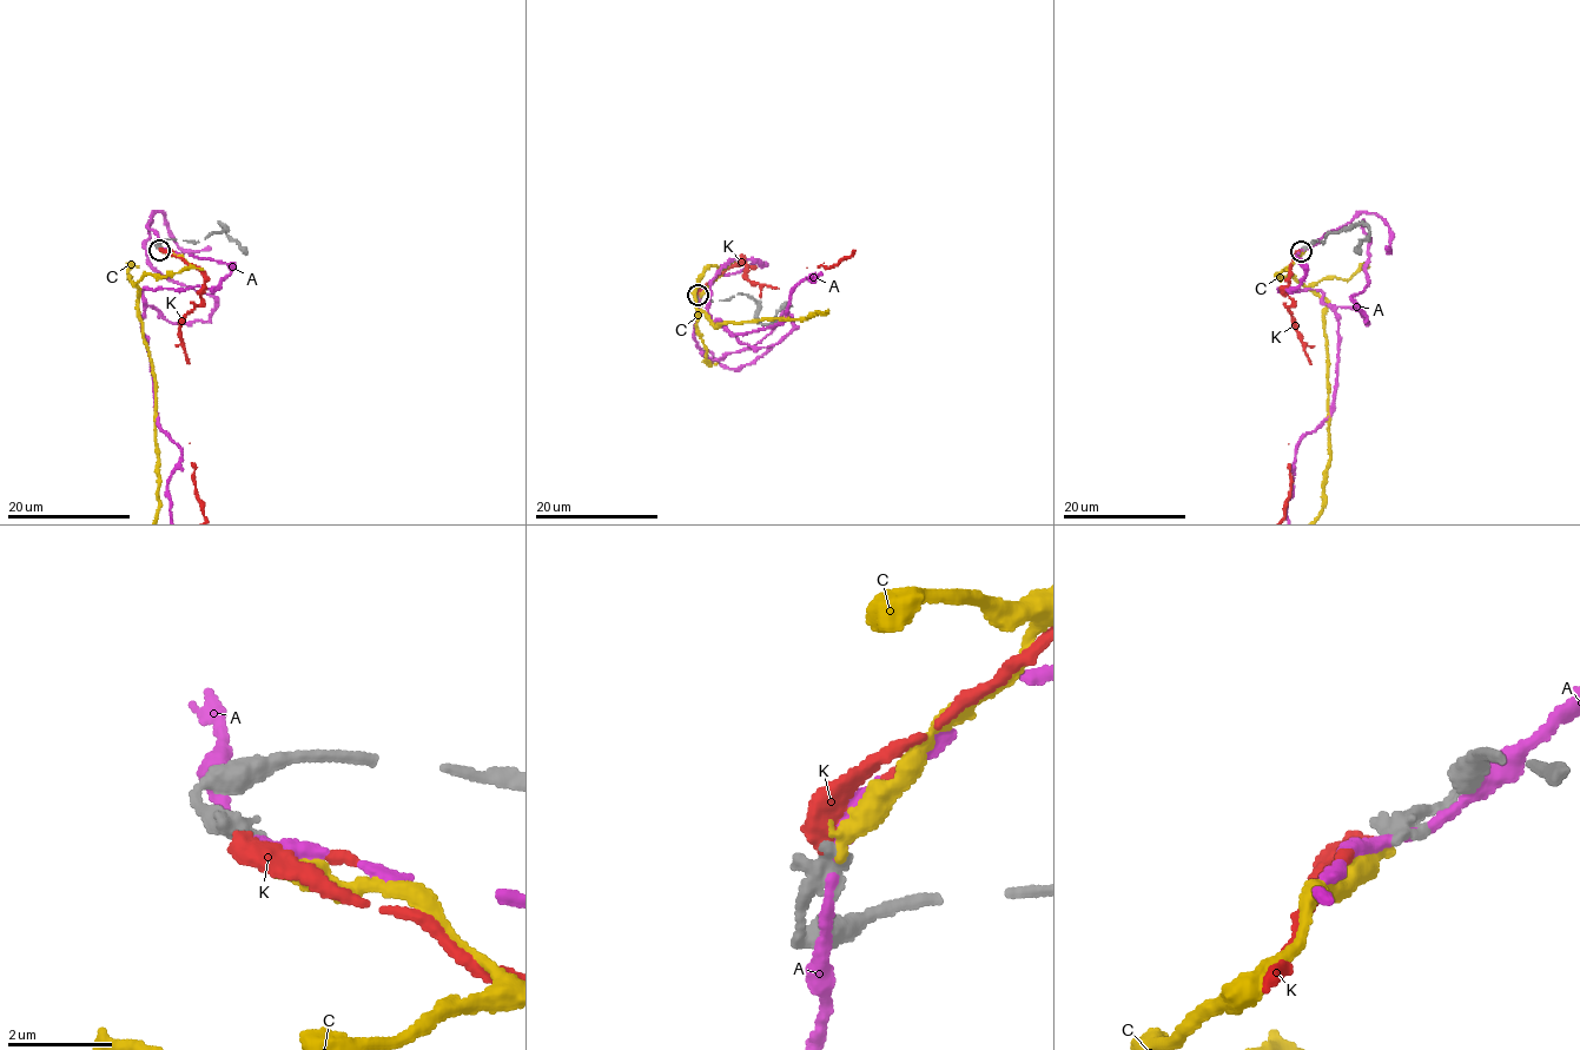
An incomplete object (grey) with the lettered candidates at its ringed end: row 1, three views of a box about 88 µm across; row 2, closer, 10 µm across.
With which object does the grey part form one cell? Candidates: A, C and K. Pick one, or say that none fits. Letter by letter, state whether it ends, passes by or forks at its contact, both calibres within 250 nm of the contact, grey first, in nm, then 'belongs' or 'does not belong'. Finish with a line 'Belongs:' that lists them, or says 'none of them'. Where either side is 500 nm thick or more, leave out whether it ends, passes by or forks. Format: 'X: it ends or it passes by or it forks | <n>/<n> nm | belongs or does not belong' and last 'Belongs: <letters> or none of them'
A: it passes by | 440/200 nm | does not belong
C: it ends | 380/360 nm | does not belong
K: it ends | 400/440 nm | does not belong
Belongs: none of them

